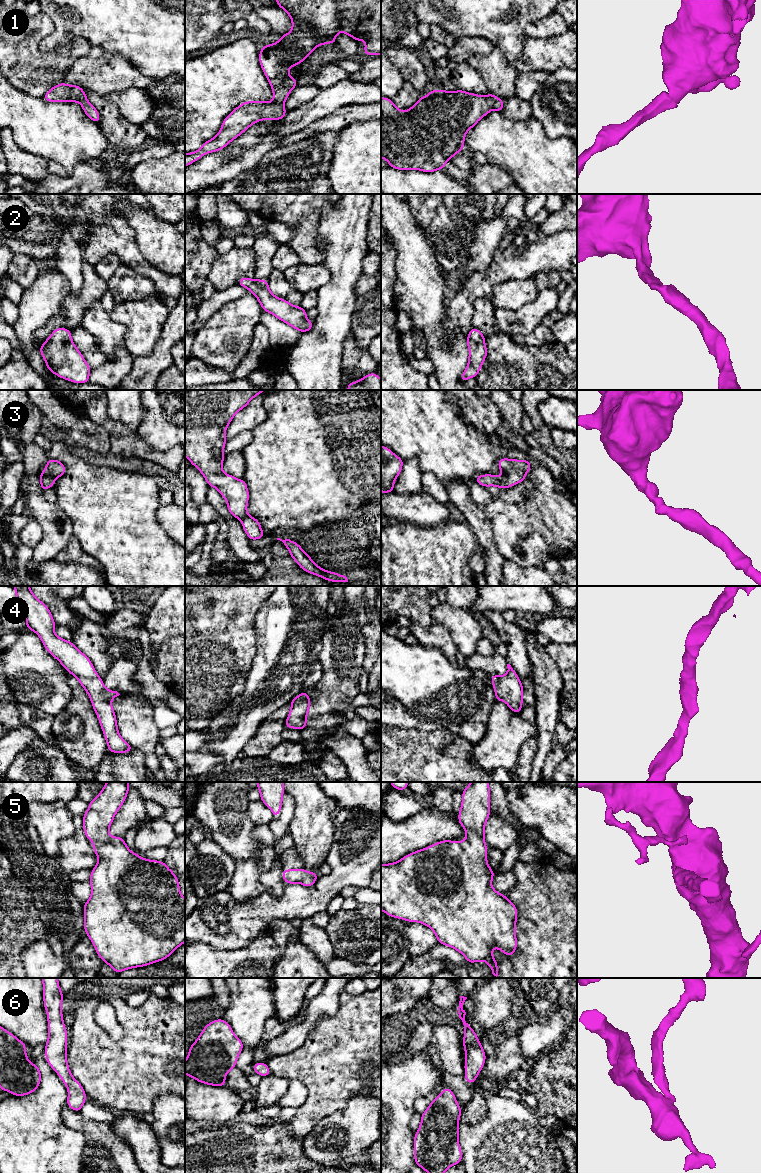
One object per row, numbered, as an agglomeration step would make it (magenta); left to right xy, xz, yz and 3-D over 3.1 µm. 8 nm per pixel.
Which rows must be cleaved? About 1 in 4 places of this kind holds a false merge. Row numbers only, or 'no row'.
no row

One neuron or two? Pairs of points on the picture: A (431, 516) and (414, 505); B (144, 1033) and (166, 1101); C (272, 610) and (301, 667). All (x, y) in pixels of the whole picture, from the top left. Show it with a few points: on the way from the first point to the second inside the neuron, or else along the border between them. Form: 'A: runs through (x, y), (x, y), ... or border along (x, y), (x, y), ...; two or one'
A: runs through (427, 512), (418, 508); one
B: border along (174, 1094), (161, 1093), (154, 1100), (151, 1112); two
C: runs through (286, 624), (288, 626), (288, 653); one

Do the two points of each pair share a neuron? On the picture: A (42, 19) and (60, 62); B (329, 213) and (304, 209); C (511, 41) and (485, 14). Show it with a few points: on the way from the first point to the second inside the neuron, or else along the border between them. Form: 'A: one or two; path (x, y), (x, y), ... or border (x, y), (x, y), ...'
A: one; path (36, 33), (35, 49), (46, 60)
B: two; border (326, 204), (322, 208), (318, 235)
C: one; path (503, 33), (493, 23), (488, 22)

